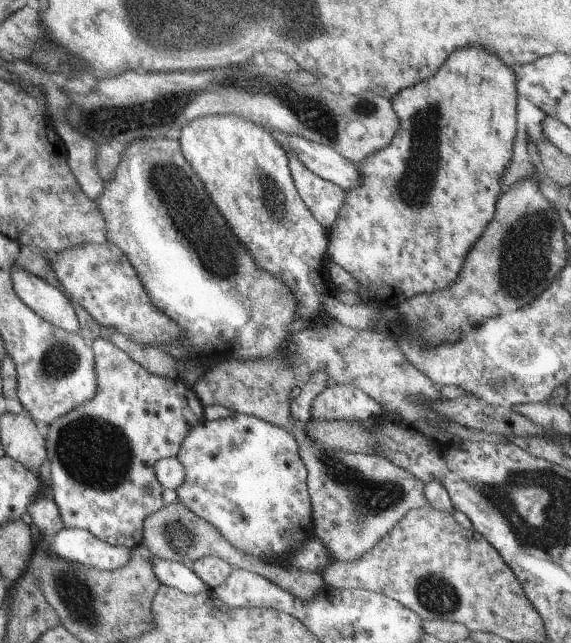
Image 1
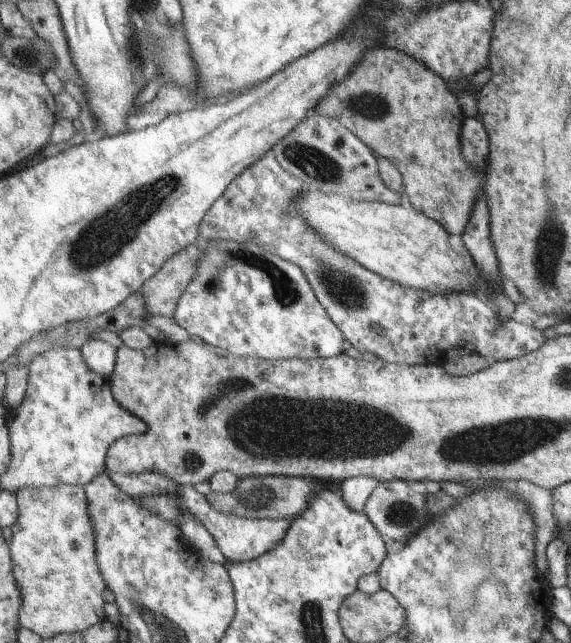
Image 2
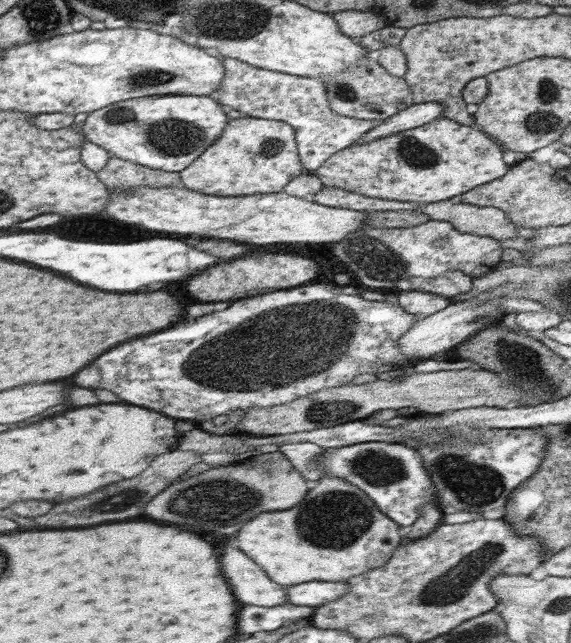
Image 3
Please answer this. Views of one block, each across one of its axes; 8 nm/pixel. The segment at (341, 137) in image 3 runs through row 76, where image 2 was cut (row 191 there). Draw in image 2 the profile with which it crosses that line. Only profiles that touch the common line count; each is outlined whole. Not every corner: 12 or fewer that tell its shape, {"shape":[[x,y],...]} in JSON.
{"shape":[[268,151],[197,242],[255,241],[298,265],[346,345],[395,364],[491,363],[543,331],[476,291],[372,273],[307,228],[304,185]]}

